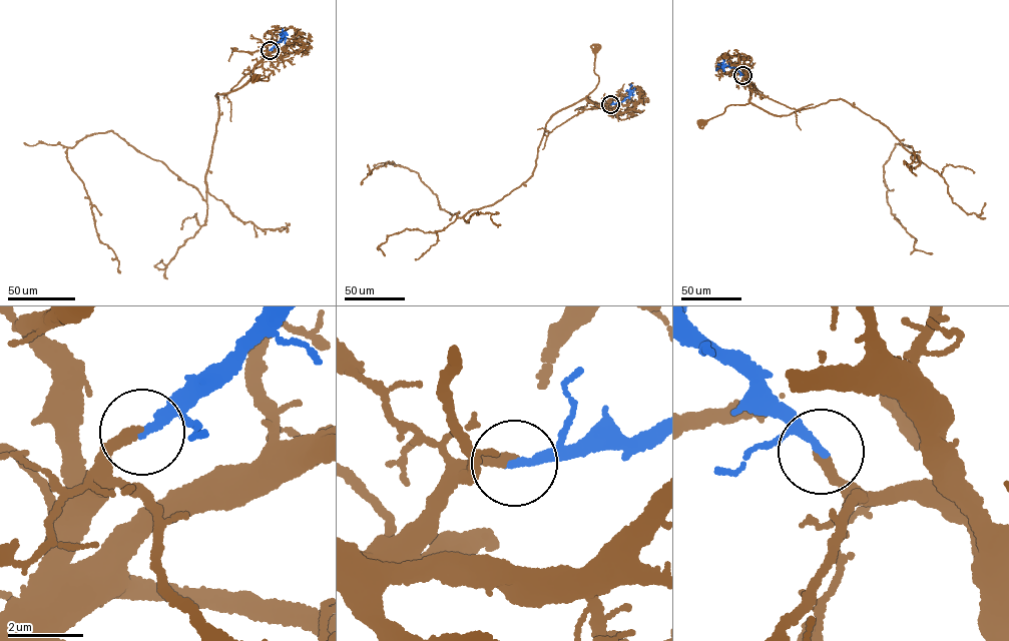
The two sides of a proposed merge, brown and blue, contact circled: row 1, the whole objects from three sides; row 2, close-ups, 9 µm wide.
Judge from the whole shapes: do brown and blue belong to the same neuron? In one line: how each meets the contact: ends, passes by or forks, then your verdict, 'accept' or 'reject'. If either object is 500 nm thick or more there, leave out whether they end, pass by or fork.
brown ends | blue ends | accept

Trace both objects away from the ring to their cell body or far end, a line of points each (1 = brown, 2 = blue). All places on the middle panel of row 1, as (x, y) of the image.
1: (610, 104), (598, 106), (585, 97), (598, 82), (594, 70), (595, 50)
2: (610, 104), (628, 97), (632, 85)

